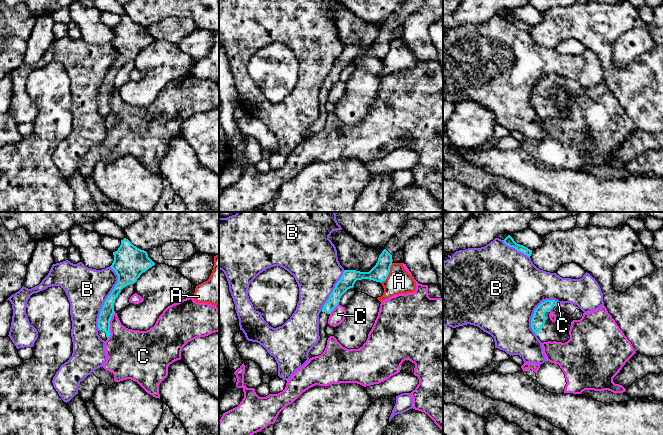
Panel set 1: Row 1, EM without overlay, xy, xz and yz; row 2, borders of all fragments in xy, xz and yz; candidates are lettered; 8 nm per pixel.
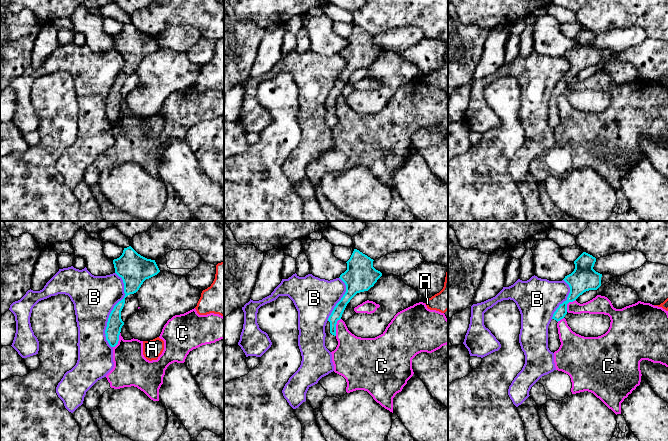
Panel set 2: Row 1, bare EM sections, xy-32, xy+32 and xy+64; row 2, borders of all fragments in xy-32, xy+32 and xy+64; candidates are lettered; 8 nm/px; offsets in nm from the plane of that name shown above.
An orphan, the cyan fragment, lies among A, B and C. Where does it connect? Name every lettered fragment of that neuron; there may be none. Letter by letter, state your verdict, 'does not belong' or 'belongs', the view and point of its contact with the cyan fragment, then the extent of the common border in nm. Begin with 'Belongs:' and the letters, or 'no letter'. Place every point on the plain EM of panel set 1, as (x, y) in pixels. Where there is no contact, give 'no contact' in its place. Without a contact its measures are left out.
Belongs: no letter
A: does not belong; contact xz (388, 50); length 190 nm
B: does not belong; contact xy (107, 74); length 500 nm
C: does not belong; contact xy (109, 101); length 220 nm

